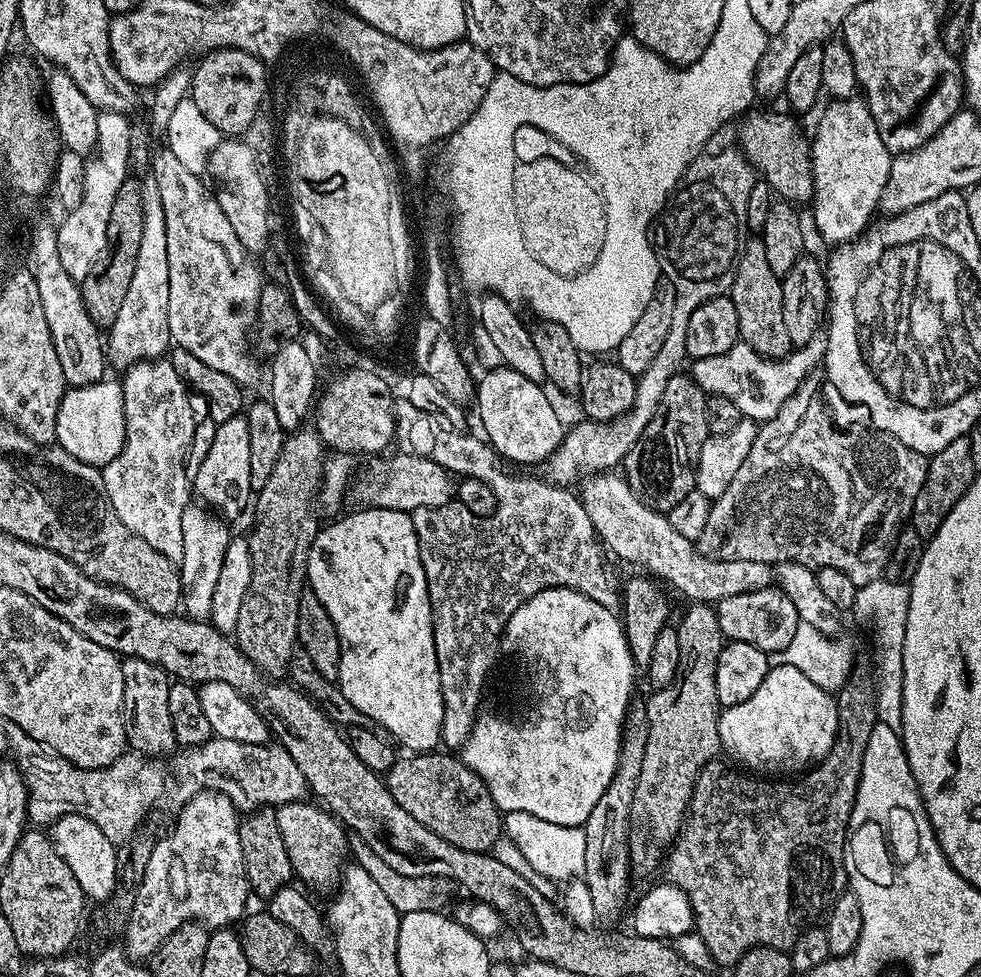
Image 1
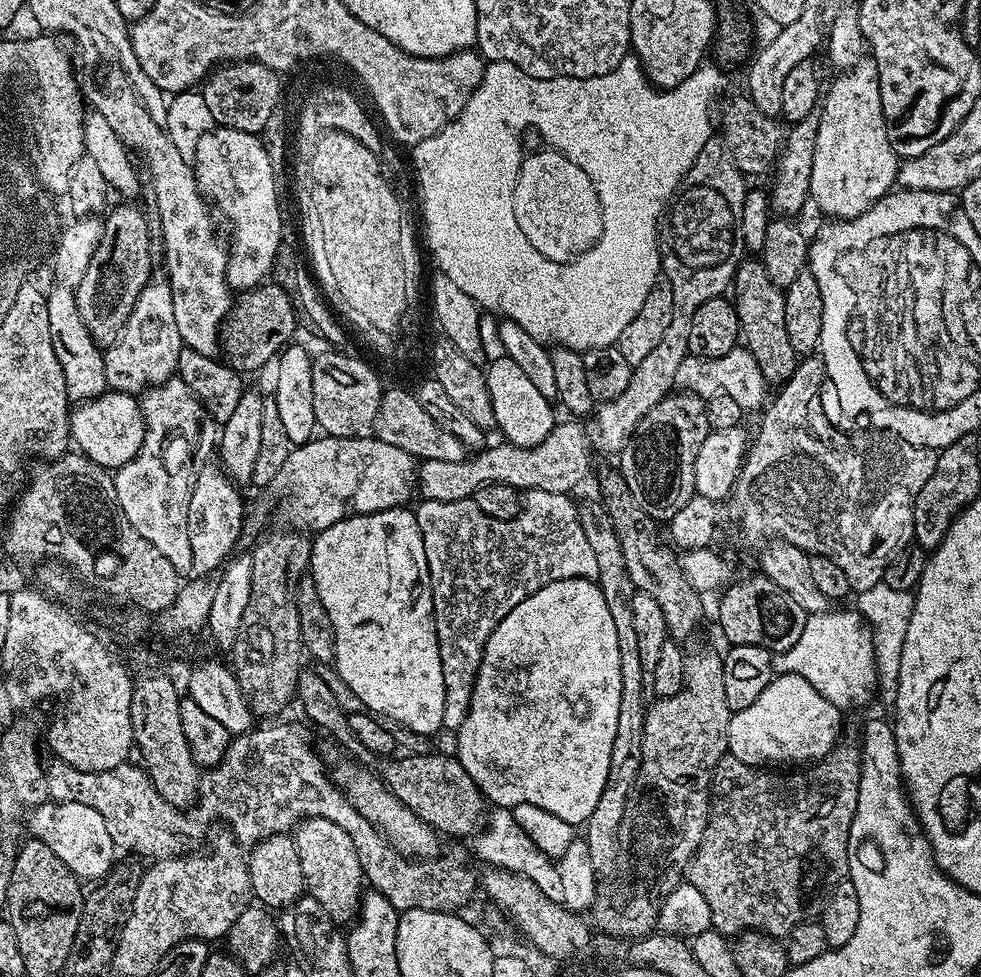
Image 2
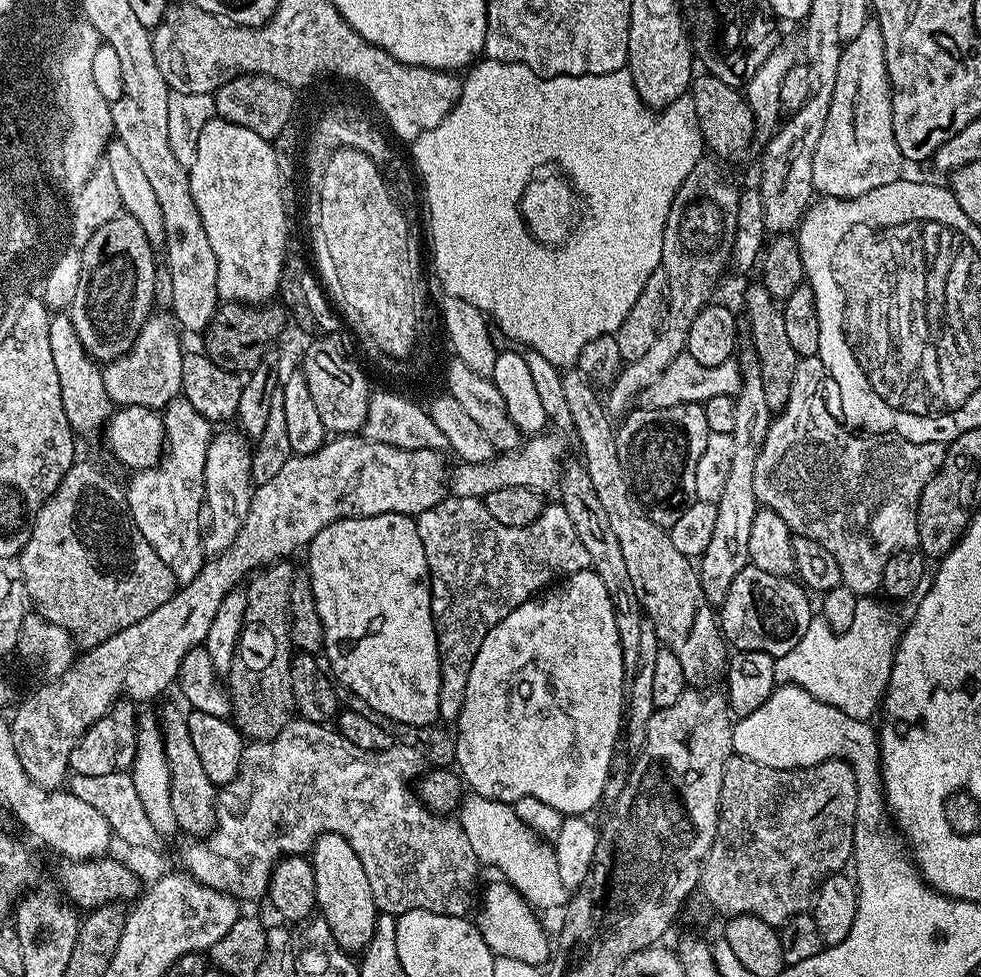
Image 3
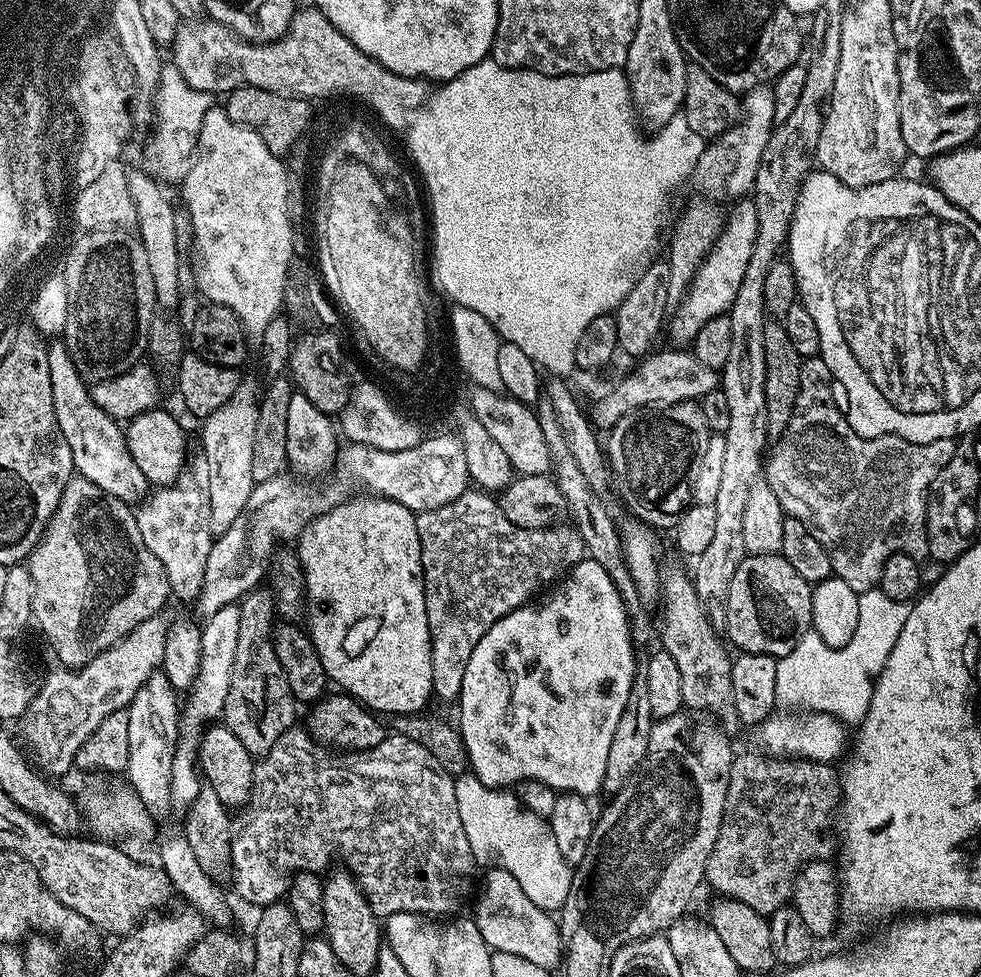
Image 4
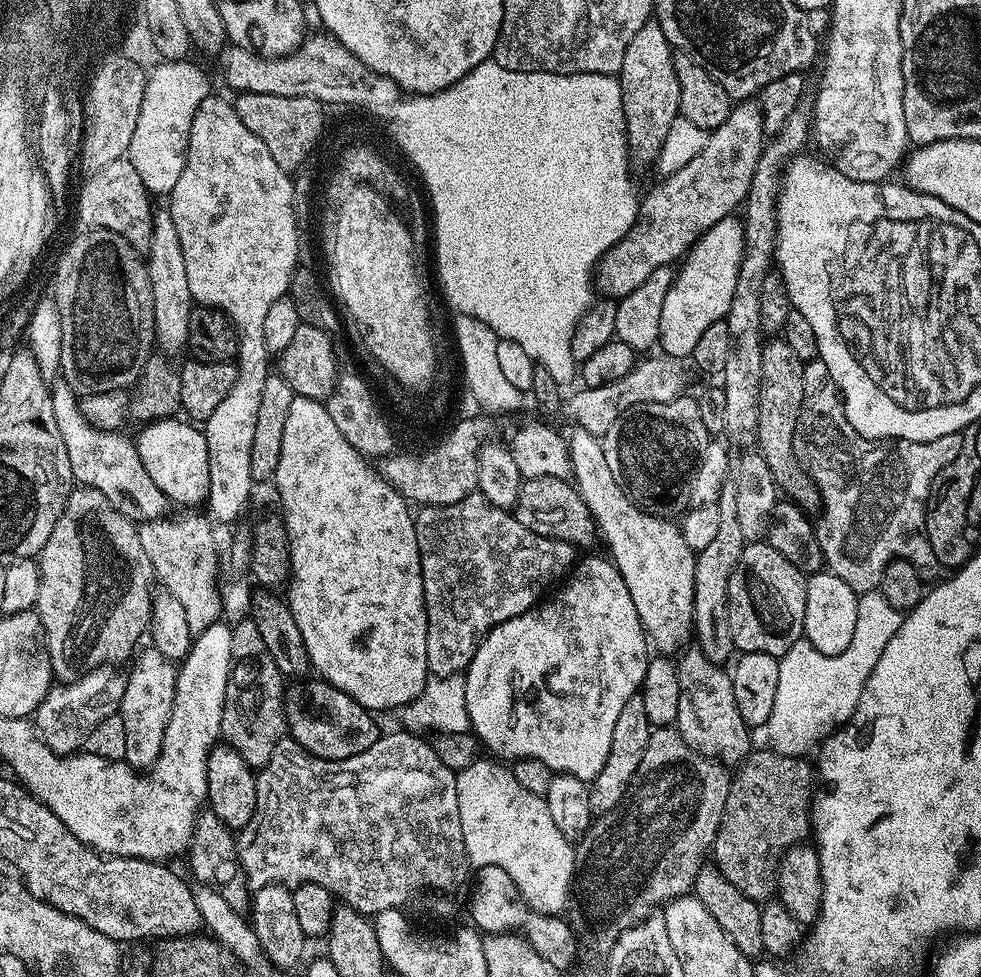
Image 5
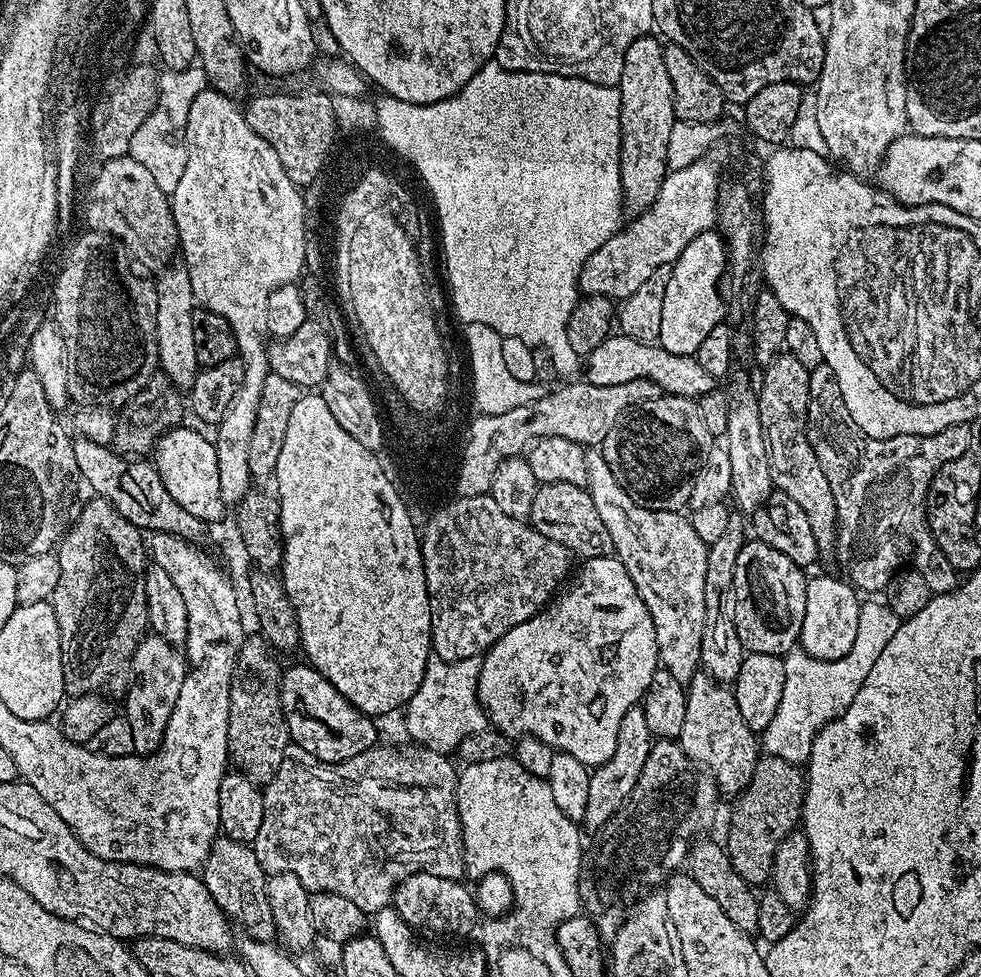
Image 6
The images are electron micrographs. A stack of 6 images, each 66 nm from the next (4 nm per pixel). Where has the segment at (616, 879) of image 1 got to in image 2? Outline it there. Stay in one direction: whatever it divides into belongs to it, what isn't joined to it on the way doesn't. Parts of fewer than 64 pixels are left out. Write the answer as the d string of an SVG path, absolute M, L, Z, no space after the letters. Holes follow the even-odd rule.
M588 500L579 505L582 530L586 530L586 538L594 549L594 559L598 561L598 574L595 581L602 590L602 598L606 598L606 607L610 609L610 618L614 618L614 630L618 633L618 662L622 666L622 698L618 701L618 727L614 733L614 747L610 749L610 770L606 774L606 786L602 786L602 794L598 797L598 806L594 806L594 814L586 822L582 838L588 843L590 850L590 866L596 871L597 877L608 878L616 871L616 859L620 849L620 827L624 811L628 805L630 794L634 790L634 782L638 782L638 770L642 770L642 738L644 737L644 714L646 711L646 693L642 690L642 662L638 655L638 638L634 631L634 622L630 611L630 602L637 592L630 574L626 570L626 558L622 554L620 539L616 533L610 514L603 503L595 504Z

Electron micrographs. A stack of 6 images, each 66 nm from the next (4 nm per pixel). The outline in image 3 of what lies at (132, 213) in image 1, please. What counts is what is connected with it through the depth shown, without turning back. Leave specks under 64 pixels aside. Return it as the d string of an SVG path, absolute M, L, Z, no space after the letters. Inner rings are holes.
M127 214L118 215L95 229L82 248L83 252L90 250L94 252L94 266L81 266L81 278L70 307L70 315L86 354L105 366L130 351L143 324L153 311L152 299L156 296L156 256L152 253L155 252L153 244L146 238L142 226L138 226L138 218Z

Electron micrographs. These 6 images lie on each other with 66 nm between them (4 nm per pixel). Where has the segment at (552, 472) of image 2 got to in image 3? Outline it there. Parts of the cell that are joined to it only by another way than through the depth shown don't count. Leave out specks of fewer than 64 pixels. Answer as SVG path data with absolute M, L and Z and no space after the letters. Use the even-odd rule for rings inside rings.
M548 430L543 434L533 435L513 452L500 452L481 464L457 463L457 468L453 467L450 472L451 495L483 498L494 490L502 490L502 486L555 489L562 479L562 465L565 463L564 440L560 436L563 435L559 431Z

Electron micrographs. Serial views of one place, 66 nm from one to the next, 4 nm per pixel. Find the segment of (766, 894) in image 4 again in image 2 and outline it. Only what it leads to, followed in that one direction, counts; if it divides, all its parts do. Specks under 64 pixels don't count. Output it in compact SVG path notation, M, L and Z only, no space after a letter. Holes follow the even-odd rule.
M843 740L833 744L832 751L827 752L822 760L815 761L803 770L769 770L767 767L747 764L734 758L731 754L725 754L718 762L716 769L712 771L708 825L702 834L702 842L698 846L698 850L692 855L692 861L688 863L686 880L687 883L693 884L702 892L707 905L710 906L712 928L725 938L735 938L742 932L765 932L777 938L787 937L788 932L794 930L794 926L798 926L804 920L819 917L834 886L838 886L838 882L846 879L848 875L848 835L858 806L862 748L857 741L855 744L852 740Z

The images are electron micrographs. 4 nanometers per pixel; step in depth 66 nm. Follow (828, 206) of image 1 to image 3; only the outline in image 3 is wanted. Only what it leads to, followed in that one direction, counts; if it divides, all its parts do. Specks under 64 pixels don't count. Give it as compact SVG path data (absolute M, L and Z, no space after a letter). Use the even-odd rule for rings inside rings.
M869 22L865 29L852 41L843 45L838 74L835 79L834 94L830 110L823 127L822 138L813 158L813 186L821 197L833 196L839 200L853 200L878 186L901 179L900 172L906 167L903 154L894 140L894 118L892 117L892 85L888 82L886 50L879 23Z

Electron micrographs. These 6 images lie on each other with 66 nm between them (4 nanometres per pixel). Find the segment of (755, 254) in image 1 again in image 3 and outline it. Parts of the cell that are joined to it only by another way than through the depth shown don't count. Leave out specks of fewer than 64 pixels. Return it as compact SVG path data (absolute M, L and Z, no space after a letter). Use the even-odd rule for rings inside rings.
M755 282L744 292L748 303L748 328L752 331L750 346L758 354L758 363L762 365L762 390L766 393L766 406L772 413L778 413L786 406L790 390L794 387L794 374L798 370L802 357L794 350L793 344L786 335L782 314L783 307L773 298L764 285Z

